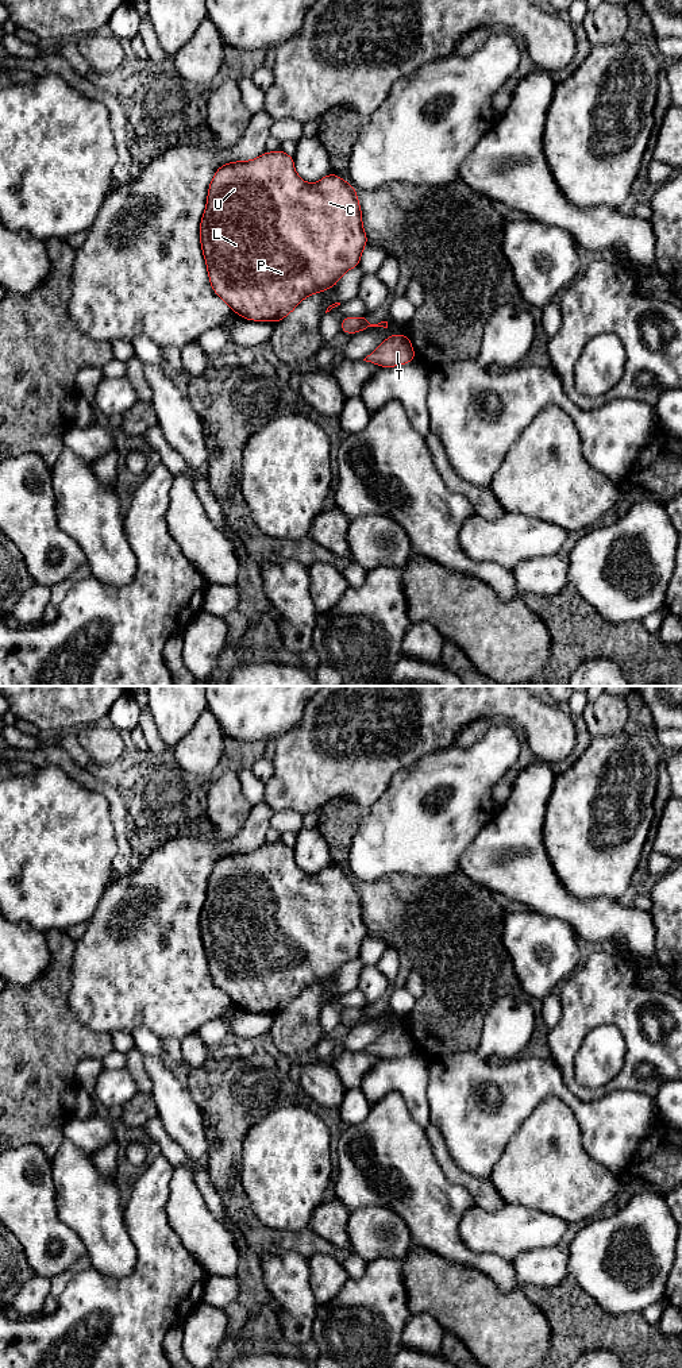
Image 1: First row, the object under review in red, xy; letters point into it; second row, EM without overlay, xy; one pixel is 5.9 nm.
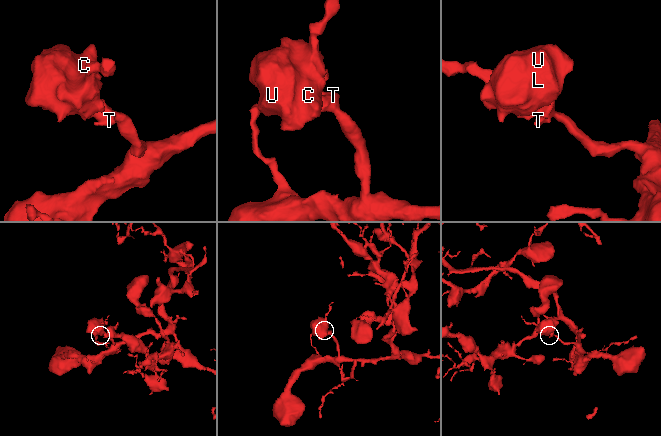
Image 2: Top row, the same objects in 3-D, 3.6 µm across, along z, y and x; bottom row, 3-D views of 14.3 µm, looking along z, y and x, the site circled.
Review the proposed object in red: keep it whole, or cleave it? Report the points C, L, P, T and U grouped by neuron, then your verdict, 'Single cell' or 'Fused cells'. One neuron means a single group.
Groups: C L P T U. Single cell

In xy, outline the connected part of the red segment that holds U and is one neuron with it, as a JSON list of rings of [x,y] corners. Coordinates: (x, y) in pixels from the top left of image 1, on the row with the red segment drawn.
[[[280,149],[216,170],[200,223],[200,243],[213,292],[243,319],[277,323],[307,296],[334,288],[347,270],[359,266],[367,236],[357,190],[348,181],[331,173],[308,184],[296,173],[293,157]]]

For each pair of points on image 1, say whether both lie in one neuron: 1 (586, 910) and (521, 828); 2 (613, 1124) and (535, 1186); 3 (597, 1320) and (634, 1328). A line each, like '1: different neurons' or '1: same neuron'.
1: same neuron
2: different neurons
3: same neuron

